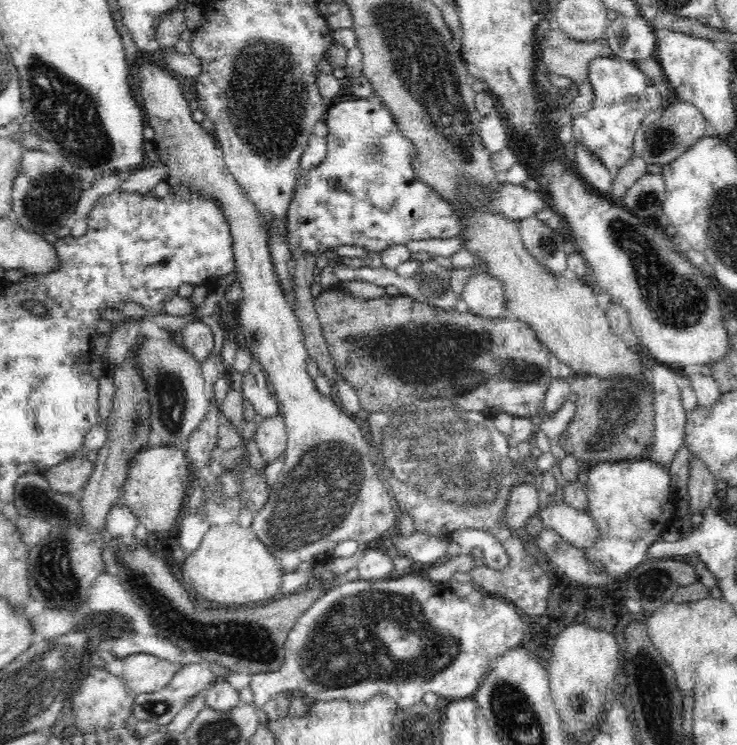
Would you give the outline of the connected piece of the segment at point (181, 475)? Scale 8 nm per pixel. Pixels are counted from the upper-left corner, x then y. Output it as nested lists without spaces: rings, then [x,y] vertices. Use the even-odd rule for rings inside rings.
[[[153,442],[132,461],[120,503],[142,521],[150,537],[153,532],[170,532],[180,523],[182,502],[188,494],[188,469],[185,450],[167,448]]]

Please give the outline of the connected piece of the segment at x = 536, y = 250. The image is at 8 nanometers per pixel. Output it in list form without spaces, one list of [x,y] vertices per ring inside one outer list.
[[[535,217],[520,220],[517,224],[521,239],[531,257],[538,261],[548,273],[555,276],[564,275],[568,270],[564,236],[558,230],[548,228]]]

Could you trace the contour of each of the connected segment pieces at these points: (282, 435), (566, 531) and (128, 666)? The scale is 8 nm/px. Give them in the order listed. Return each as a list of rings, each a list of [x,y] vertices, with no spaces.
[[[282,415],[263,417],[257,426],[256,444],[263,461],[270,465],[279,455],[286,452],[287,432]]]
[[[550,501],[540,510],[540,520],[544,529],[552,529],[572,546],[581,549],[595,538],[591,518],[583,511],[571,508],[565,501]]]
[[[131,654],[121,659],[122,677],[136,694],[158,692],[176,672],[174,664],[151,654]]]

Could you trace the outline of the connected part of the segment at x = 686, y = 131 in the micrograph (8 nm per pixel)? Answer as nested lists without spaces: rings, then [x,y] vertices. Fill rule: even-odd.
[[[678,98],[672,100],[670,106],[664,108],[662,118],[650,126],[648,136],[645,136],[646,148],[644,148],[643,159],[648,164],[661,164],[672,162],[693,144],[702,135],[707,134],[706,118],[693,103],[682,102]]]

